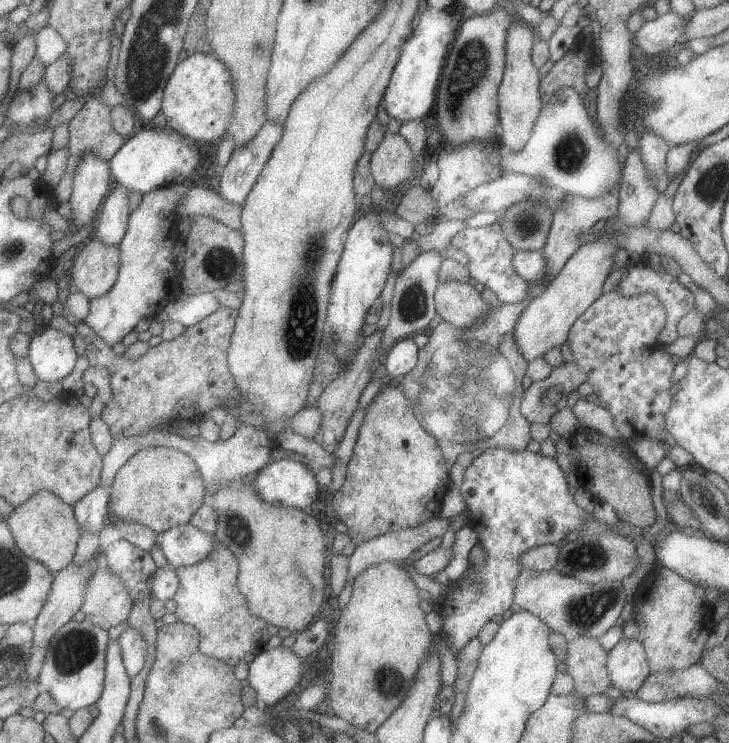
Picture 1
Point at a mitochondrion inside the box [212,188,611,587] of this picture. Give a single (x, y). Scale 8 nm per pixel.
(300, 327)

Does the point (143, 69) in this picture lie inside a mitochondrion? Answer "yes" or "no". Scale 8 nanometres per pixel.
yes

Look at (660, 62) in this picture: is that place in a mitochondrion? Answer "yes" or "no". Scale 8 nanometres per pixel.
no

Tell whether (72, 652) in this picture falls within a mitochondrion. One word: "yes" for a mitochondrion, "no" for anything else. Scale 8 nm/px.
yes

